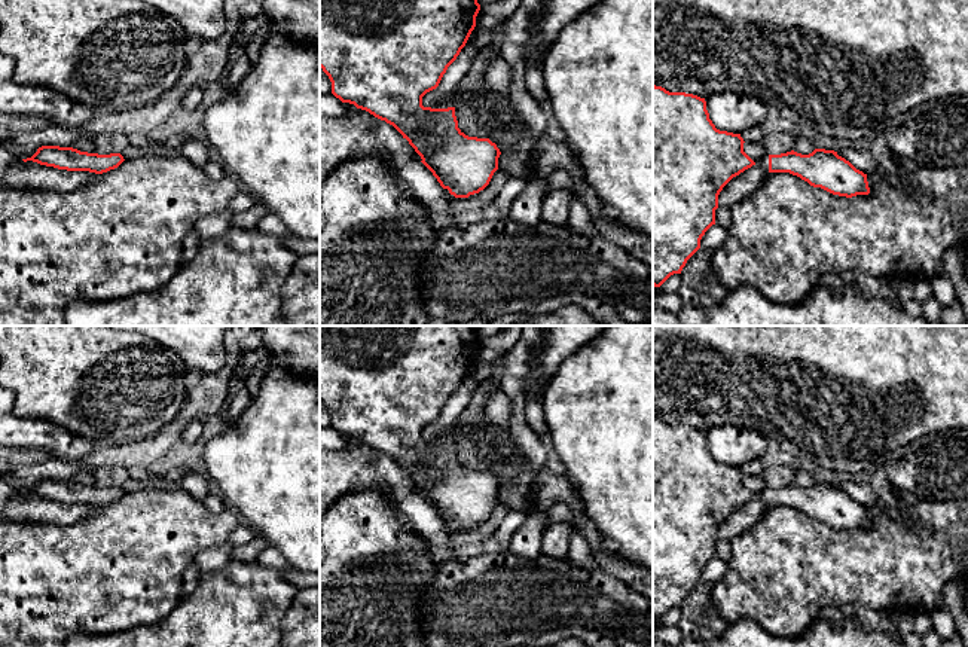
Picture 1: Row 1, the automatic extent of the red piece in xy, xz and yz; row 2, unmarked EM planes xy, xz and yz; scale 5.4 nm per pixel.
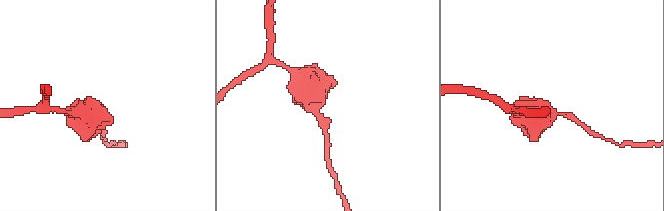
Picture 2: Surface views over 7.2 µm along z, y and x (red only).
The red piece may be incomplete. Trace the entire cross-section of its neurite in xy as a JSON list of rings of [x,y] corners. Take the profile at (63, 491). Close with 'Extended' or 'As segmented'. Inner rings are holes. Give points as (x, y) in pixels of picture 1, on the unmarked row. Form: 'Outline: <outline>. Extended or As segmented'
Outline: [[[42,479],[31,491],[22,494],[33,494],[58,503],[103,507],[117,501],[125,492],[120,486],[98,488],[73,480]]]. As segmented

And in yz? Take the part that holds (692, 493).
Outline: [[[653,418],[653,619],[660,620],[671,608],[681,607],[687,593],[700,582],[705,565],[715,558],[718,528],[736,509],[755,498],[743,485],[740,467],[720,464],[709,452],[705,431],[669,425]]]. As segmented

